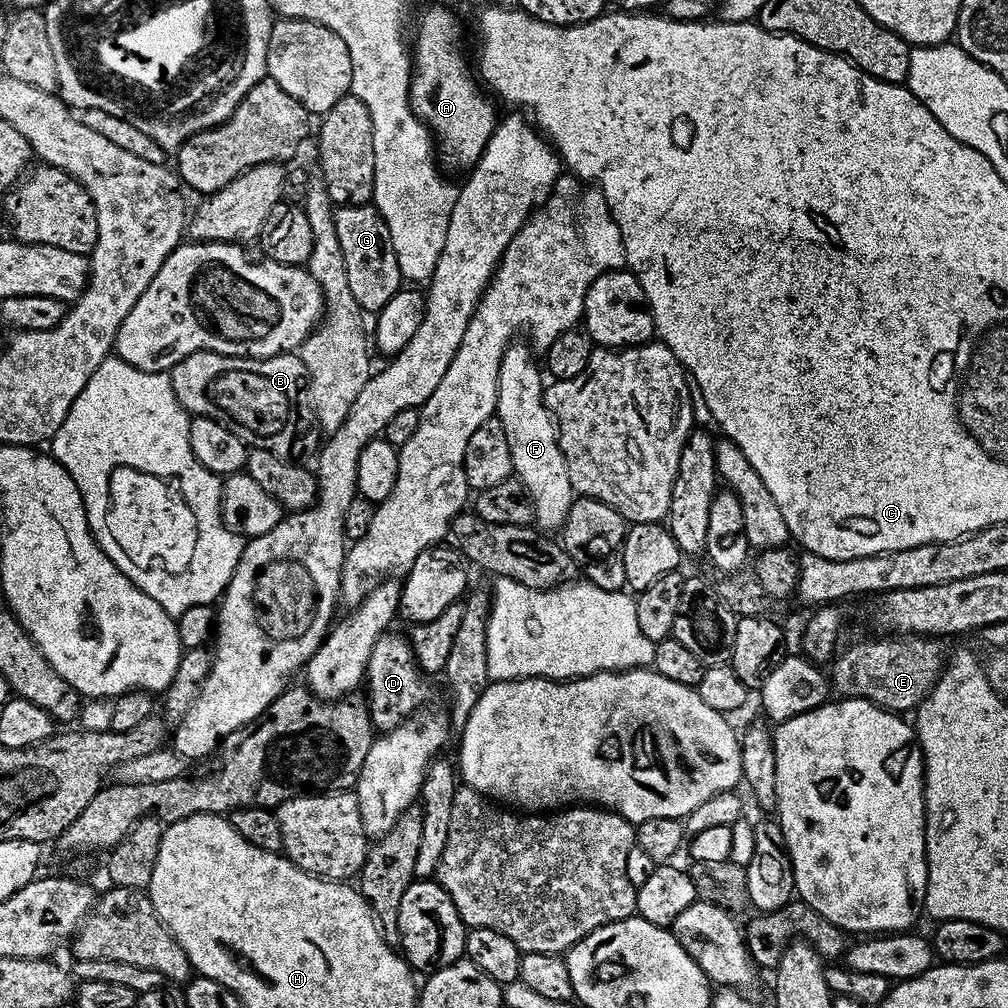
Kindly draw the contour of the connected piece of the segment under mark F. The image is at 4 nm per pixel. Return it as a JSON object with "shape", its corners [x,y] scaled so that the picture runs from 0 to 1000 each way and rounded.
{"shape":[[[520,339],[505,341],[498,351],[498,363],[494,367],[491,416],[496,417],[498,427],[502,427],[508,466],[511,475],[516,476],[520,485],[524,487],[531,519],[540,526],[556,526],[562,518],[562,510],[565,510],[569,489],[565,478],[565,466],[562,466],[562,454],[556,445],[552,419],[540,402],[542,377],[538,372],[537,362],[536,365],[532,362],[528,352],[529,346]]]}

